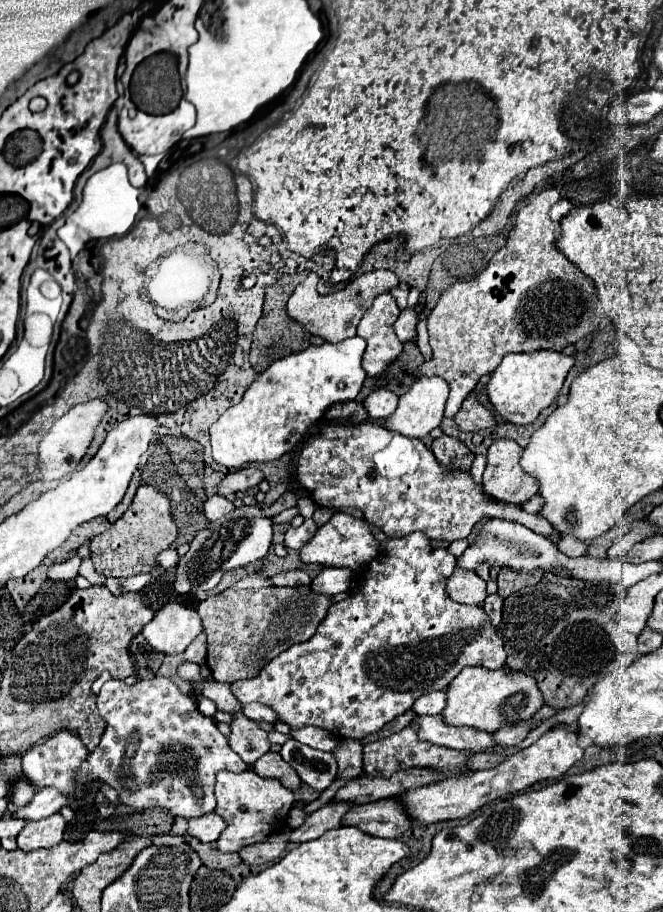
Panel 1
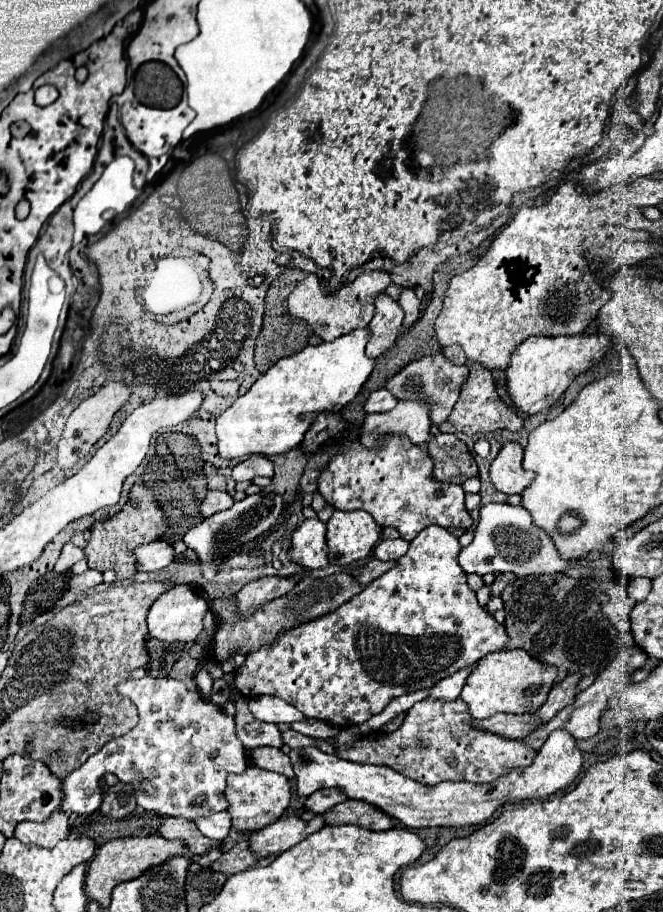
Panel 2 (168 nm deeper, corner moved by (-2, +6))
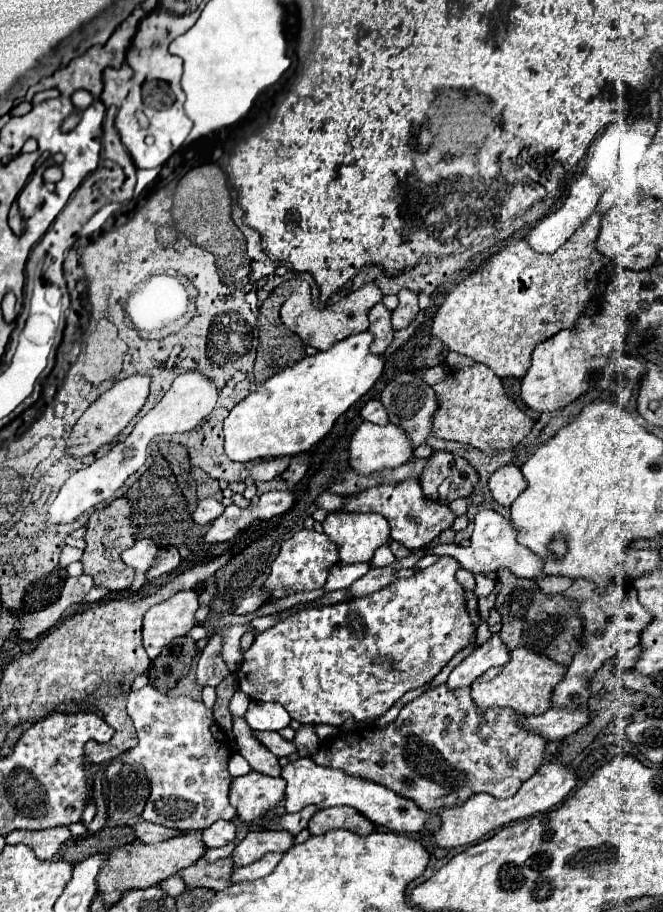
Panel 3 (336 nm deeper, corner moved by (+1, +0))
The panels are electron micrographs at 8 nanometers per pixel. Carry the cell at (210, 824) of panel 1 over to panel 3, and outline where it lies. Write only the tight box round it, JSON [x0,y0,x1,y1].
[203,822,235,848]

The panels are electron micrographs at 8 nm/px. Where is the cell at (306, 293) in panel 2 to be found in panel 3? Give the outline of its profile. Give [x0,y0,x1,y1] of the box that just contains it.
[281,282,383,350]

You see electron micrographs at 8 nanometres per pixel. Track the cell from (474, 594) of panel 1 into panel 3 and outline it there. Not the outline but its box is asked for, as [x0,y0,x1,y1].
[455,568,475,592]

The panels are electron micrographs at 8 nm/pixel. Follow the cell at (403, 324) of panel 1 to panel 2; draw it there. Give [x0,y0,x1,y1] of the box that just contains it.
[398,288,420,328]

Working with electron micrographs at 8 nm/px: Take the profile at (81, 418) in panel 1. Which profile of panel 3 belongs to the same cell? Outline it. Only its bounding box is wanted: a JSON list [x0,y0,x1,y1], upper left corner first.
[65,376,149,458]

